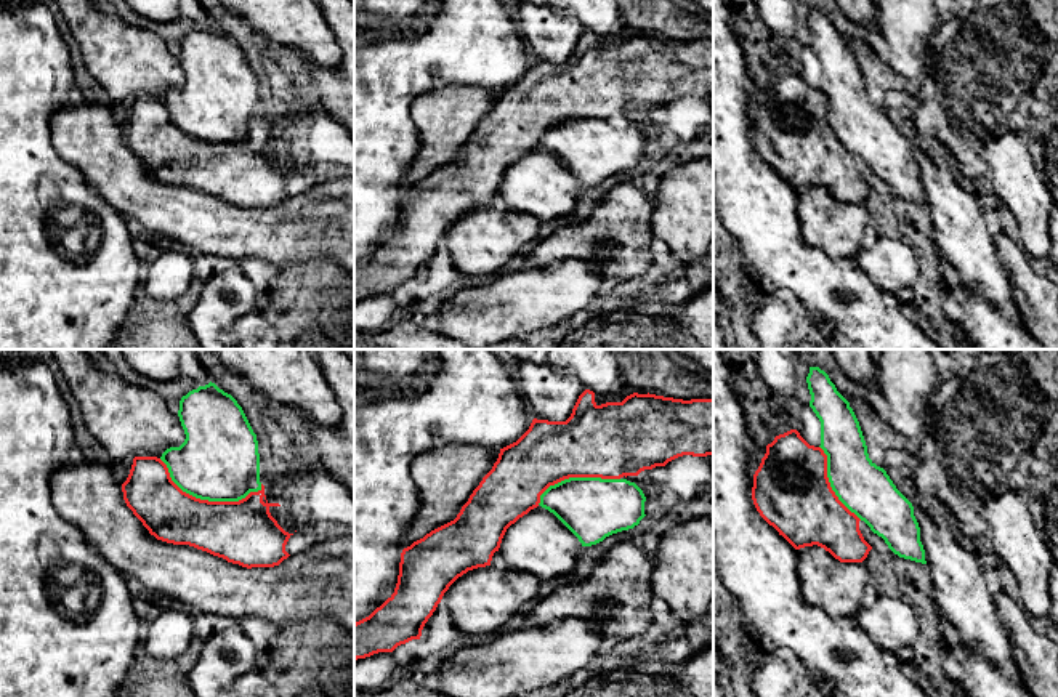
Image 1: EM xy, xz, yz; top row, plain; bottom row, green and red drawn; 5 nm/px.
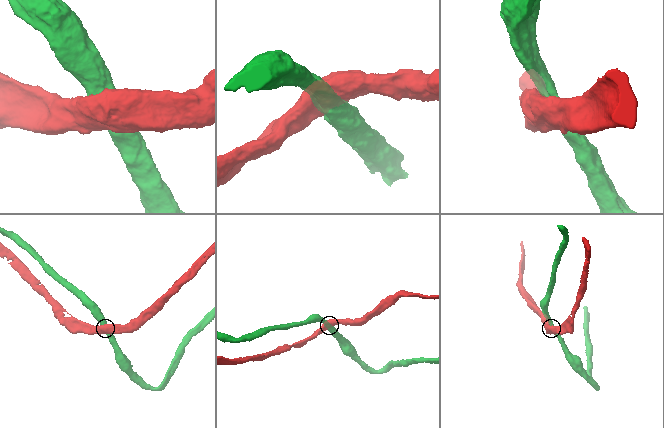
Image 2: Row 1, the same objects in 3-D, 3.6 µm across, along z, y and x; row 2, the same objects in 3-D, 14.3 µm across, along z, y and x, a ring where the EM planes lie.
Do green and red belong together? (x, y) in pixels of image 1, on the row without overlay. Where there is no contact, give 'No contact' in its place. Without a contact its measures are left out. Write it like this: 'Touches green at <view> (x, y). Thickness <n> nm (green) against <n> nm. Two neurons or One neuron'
Touches green at xy (207, 140). Thickness 400 nm (green) against 320 nm. Two neurons

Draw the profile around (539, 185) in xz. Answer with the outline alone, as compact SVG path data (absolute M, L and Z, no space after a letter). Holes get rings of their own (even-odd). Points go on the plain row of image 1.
M539 146L507 170L499 191L508 212L566 223L575 218L582 184L553 154Z

